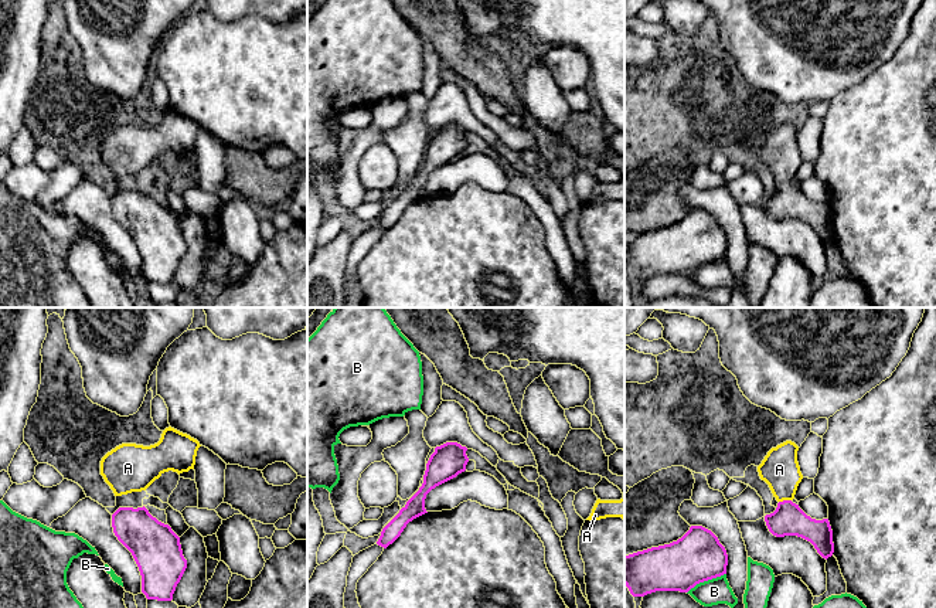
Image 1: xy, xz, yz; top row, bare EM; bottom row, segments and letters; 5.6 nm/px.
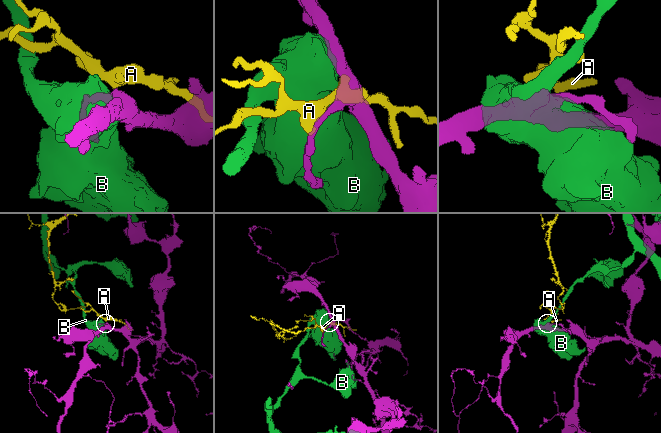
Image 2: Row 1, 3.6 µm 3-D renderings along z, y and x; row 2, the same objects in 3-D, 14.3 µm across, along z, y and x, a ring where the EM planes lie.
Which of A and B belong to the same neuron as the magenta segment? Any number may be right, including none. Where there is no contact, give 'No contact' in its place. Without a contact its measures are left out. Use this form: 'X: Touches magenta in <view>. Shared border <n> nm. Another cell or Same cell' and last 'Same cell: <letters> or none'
A: Touches magenta in yz. Shared border 70 nm. Same cell
B: Touches magenta in yz. Shared border 260 nm. Another cell
Same cell: A

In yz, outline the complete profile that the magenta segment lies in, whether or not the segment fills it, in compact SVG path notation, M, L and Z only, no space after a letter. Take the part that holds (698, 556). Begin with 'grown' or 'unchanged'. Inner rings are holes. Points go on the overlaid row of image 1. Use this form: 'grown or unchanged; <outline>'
unchanged; M691 526L677 541L624 556L624 585L633 597L656 591L688 592L697 584L726 574L728 554L718 537L702 526Z

